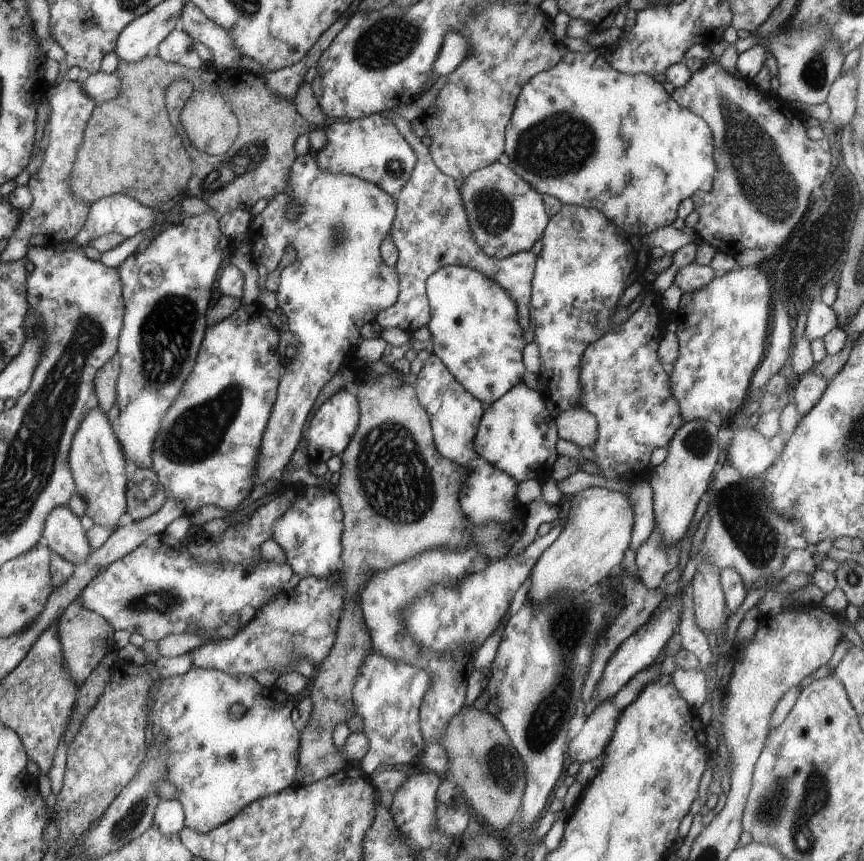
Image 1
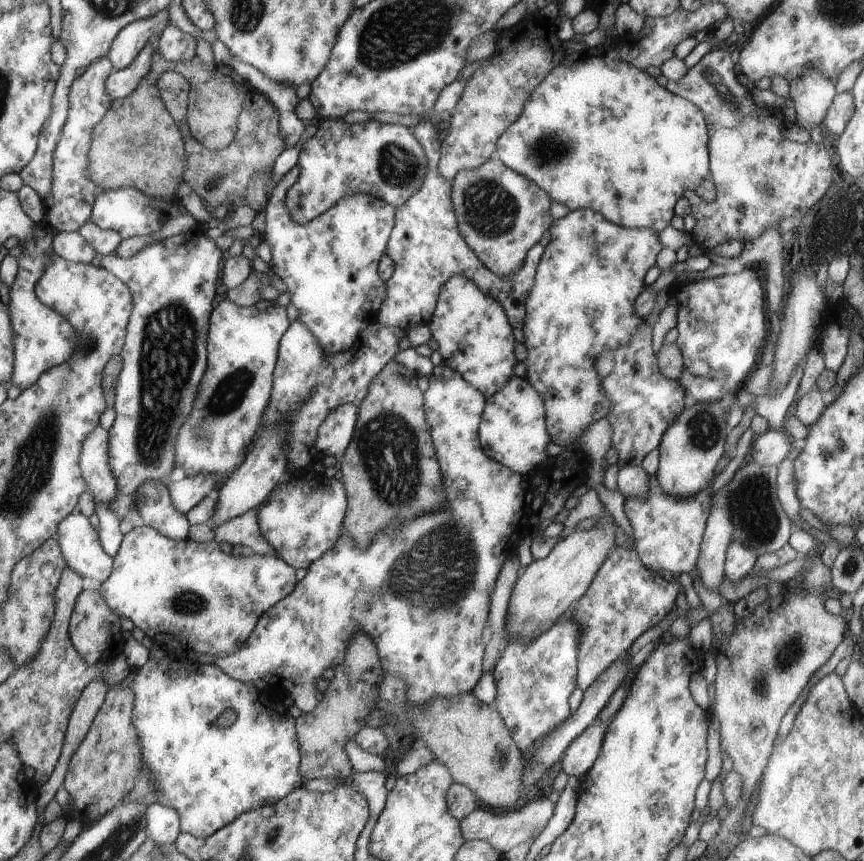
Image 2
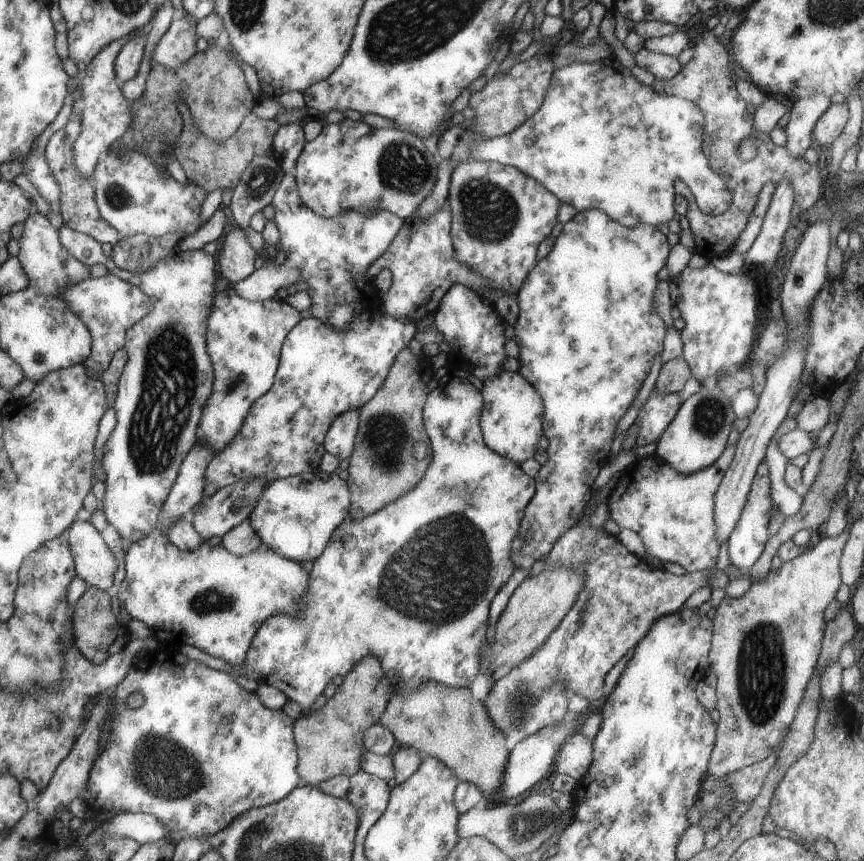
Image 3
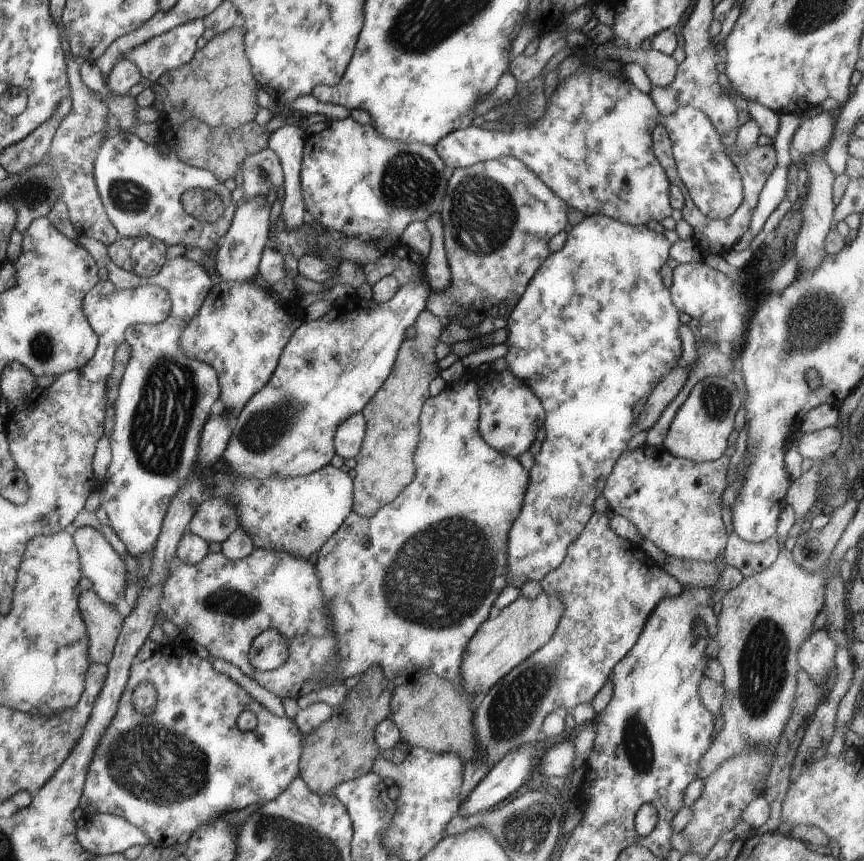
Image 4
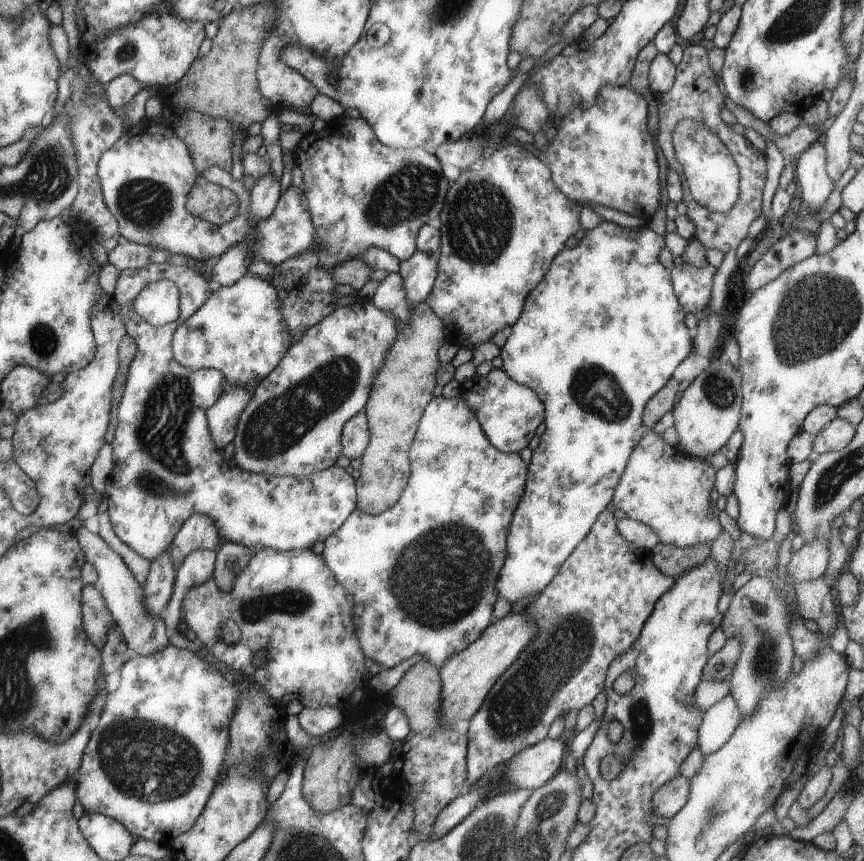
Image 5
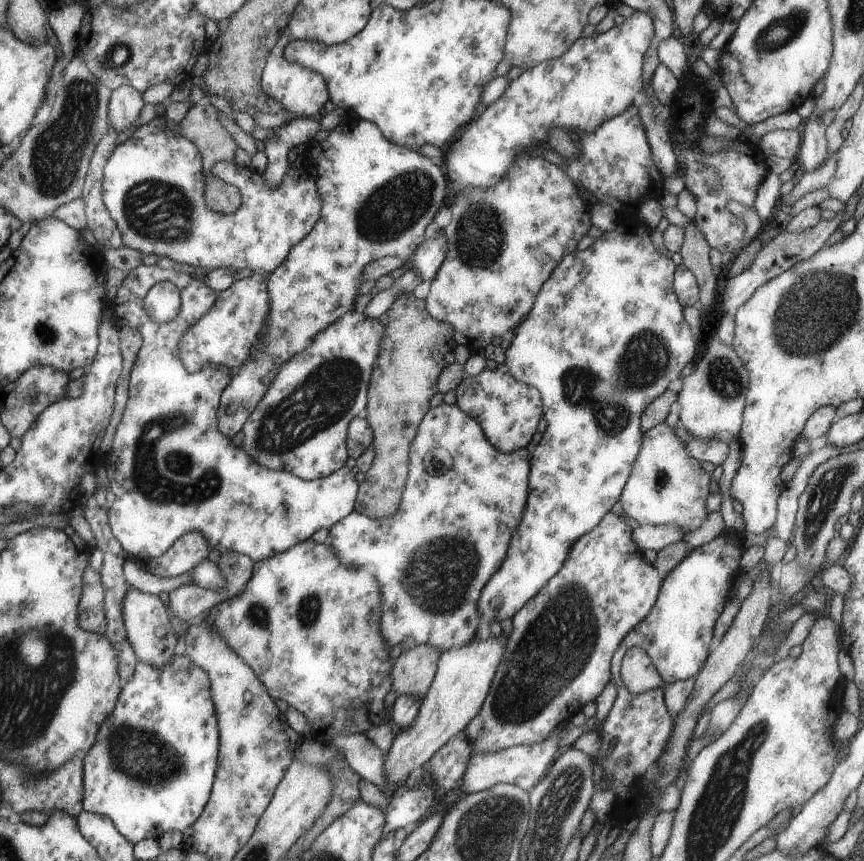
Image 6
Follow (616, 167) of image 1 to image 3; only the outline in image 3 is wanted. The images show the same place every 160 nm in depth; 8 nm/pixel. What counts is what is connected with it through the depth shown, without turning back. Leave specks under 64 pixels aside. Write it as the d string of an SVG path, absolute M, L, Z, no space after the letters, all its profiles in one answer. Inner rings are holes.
M611 54L595 63L572 63L571 65L559 68L553 72L552 86L550 86L545 102L532 119L528 119L516 131L507 135L500 135L494 139L491 138L473 138L473 132L464 123L456 121L456 124L448 128L439 136L435 142L436 154L444 161L452 161L454 164L460 164L466 161L491 161L499 162L503 165L510 165L514 168L521 169L523 173L534 180L540 181L558 200L562 203L574 205L578 211L592 211L594 209L605 212L608 216L618 221L626 227L637 227L641 224L649 224L657 227L658 224L669 223L674 218L676 211L676 182L684 181L688 188L693 192L697 207L707 215L719 215L728 210L730 203L733 201L732 191L723 179L723 176L712 168L709 158L705 155L703 148L703 134L705 131L705 116L700 107L694 102L684 100L681 97L668 96L657 93L651 86L642 86L640 82L632 75L630 69L624 67Z

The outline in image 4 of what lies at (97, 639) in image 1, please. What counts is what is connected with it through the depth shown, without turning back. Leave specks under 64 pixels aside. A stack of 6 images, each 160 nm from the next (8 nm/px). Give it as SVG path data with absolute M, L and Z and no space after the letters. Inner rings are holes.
M81 591L80 609L89 633L89 656L92 663L108 666L121 634L122 616L116 607L106 604L92 591Z

